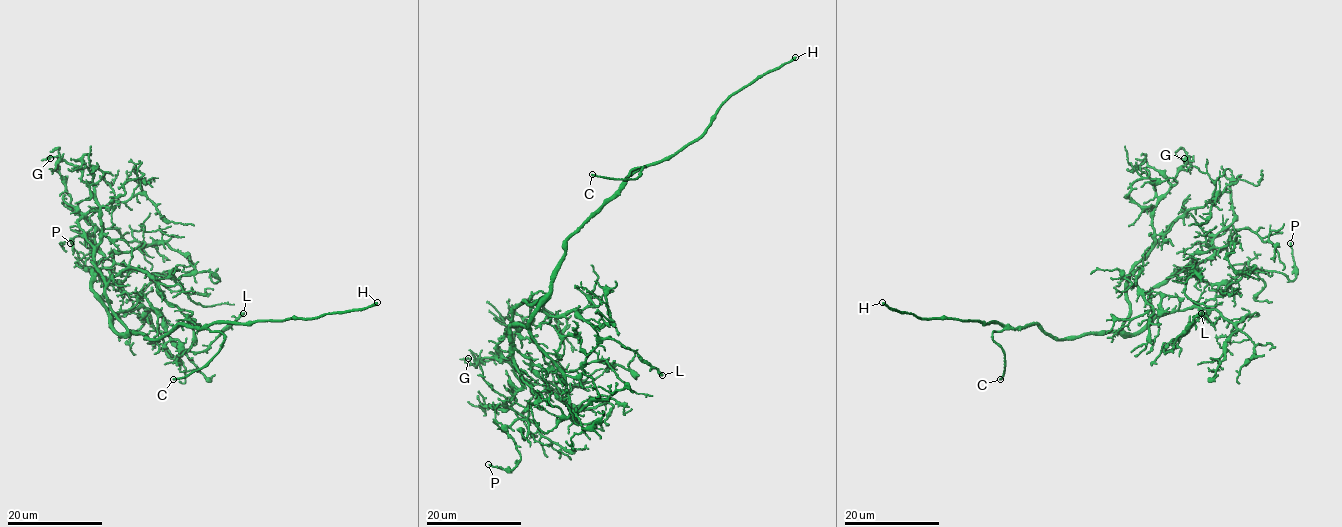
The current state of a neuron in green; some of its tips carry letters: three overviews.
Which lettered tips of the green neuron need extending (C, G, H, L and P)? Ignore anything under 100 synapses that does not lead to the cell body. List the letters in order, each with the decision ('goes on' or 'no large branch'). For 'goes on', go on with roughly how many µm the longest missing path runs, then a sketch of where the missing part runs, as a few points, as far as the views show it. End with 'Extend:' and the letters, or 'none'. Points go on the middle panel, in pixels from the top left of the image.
C: goes on | 15 µm | (592, 174), (559, 173), (545, 158), (542, 159)
G: no large branch
H: goes on | 300 µm
L: no large branch
P: no large branch
Extend: C, H

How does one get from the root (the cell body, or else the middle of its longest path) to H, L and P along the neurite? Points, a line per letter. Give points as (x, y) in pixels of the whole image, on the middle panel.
H: (555, 268), (565, 253), (565, 242), (630, 175), (669, 159), (694, 142), (732, 95), (795, 57)
L: (555, 268), (551, 294), (530, 323), (531, 338), (554, 362), (578, 376), (597, 345), (612, 338), (662, 375)
P: (555, 268), (551, 294), (510, 327), (535, 394), (507, 427), (521, 459), (488, 464)

